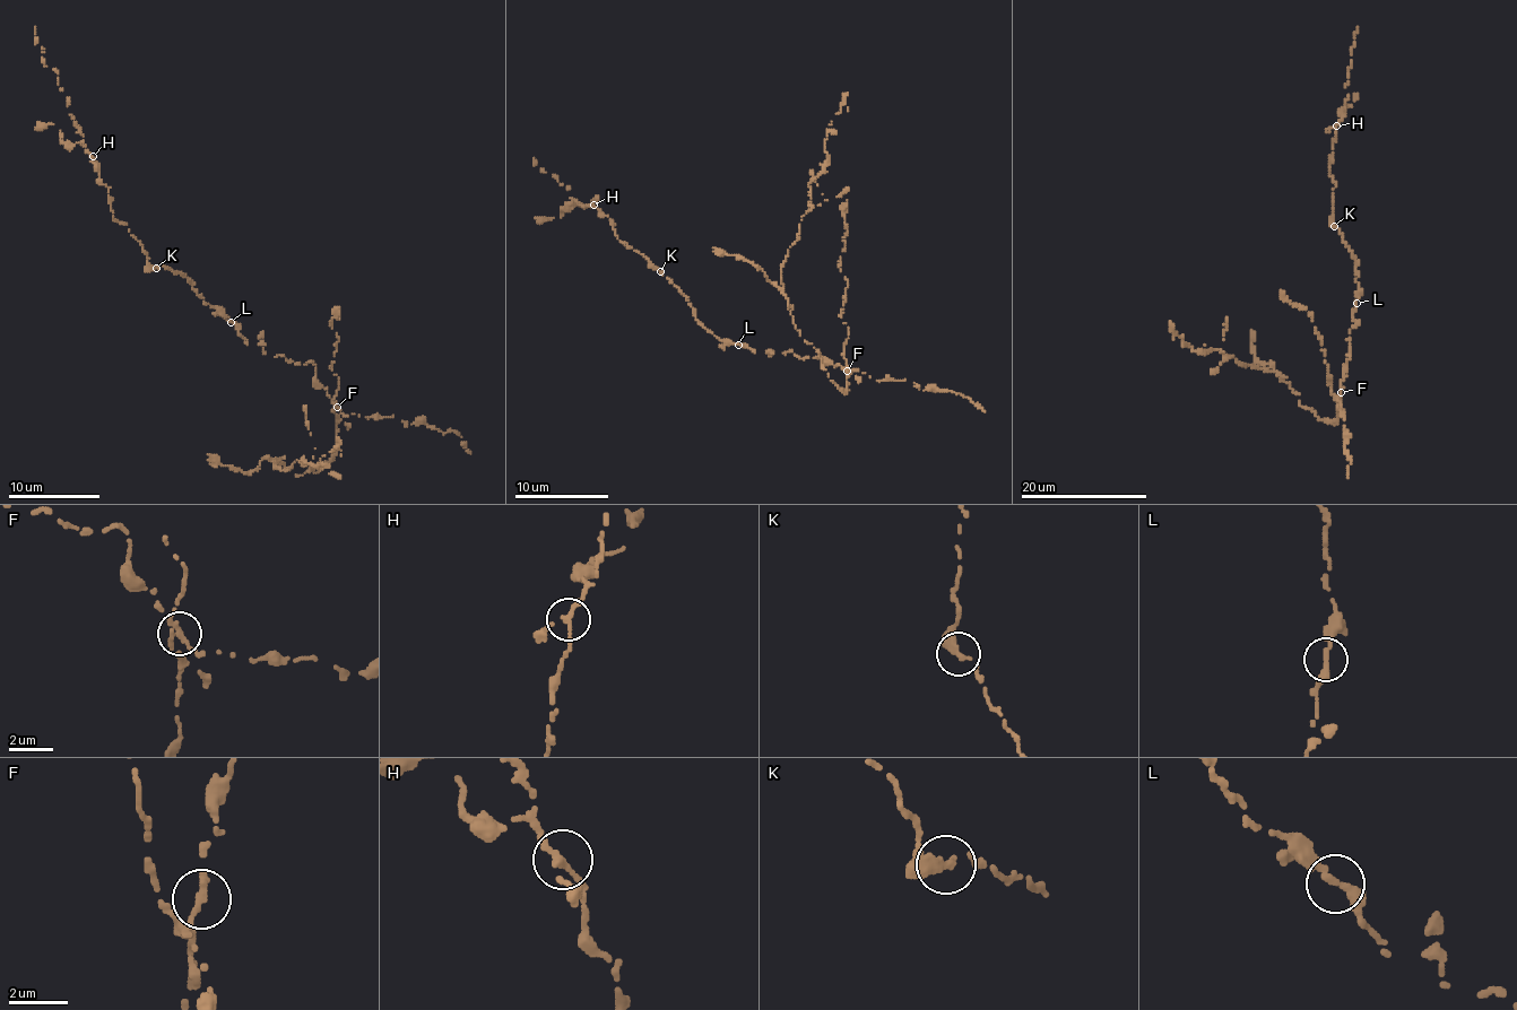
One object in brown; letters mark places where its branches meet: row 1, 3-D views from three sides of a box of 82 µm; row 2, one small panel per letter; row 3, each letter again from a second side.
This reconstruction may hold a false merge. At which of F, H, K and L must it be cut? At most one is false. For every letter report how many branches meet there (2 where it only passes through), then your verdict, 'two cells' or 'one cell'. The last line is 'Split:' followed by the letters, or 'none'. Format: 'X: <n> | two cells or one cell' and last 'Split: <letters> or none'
F: 3 | two cells
H: 3 | one cell
K: 2 | one cell
L: 2 | one cell
Split: F

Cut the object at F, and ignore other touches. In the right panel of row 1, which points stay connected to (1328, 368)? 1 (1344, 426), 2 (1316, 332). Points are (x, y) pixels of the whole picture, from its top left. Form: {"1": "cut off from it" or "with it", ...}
{"1": "cut off from it", "2": "with it"}

